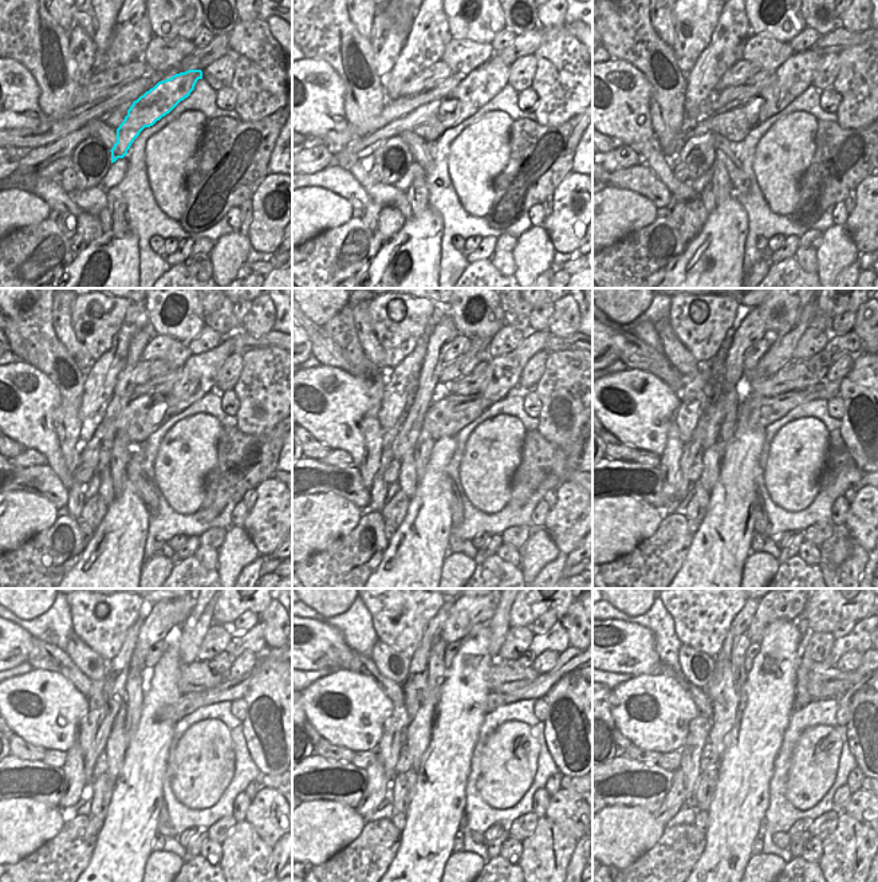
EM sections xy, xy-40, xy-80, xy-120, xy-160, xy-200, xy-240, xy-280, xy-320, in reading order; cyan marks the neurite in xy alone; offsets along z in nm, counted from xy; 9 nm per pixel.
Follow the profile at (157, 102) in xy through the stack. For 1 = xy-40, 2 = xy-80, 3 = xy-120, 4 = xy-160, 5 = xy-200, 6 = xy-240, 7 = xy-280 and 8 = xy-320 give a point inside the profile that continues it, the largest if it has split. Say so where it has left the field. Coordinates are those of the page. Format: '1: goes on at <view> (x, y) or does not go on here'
1: goes on at xy-40 (481, 85)
2: goes on at xy-80 (796, 73)
3: goes on at xy-120 (197, 375)
4: goes on at xy-160 (504, 371)
5: goes on at xy-200 (849, 342)
6: goes on at xy-240 (252, 641)
7: goes on at xy-280 (556, 638)
8: goes on at xy-320 (859, 640)

